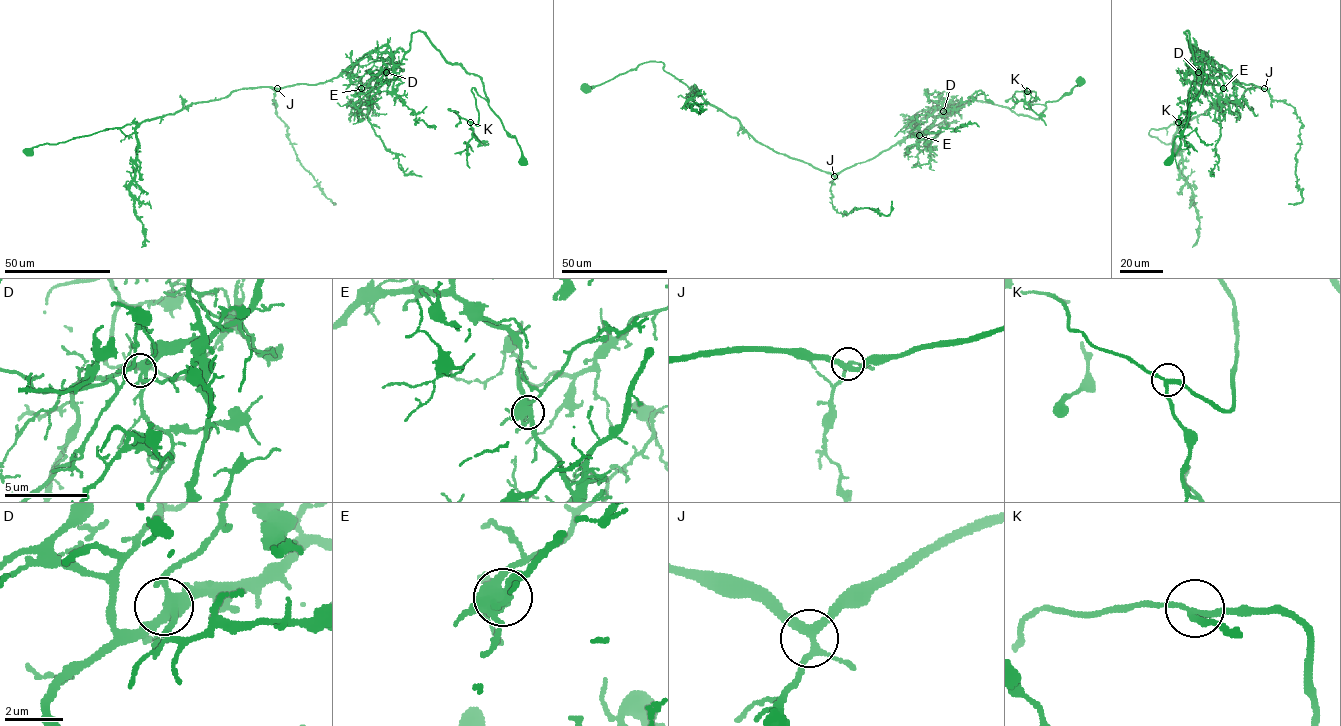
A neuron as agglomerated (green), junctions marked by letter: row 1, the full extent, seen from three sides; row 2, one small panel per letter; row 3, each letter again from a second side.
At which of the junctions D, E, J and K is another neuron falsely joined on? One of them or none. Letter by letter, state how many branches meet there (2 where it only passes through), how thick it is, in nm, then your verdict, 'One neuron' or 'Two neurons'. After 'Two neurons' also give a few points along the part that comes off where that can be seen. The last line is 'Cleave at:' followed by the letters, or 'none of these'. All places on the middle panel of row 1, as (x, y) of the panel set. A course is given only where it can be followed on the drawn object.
D: Branches: 5. Thickness 360 nm. One neuron
E: Branches: 6. Thickness 500 nm. Two neurons. Course of the part to remove: (919, 135), (971, 96), (1037, 118), (1046, 107), (1029, 105), (1035, 92), (1027, 91), (1045, 125)
J: Branches: 4. Thickness 280 nm. One neuron
K: Branches: 3. Thickness 190 nm. One neuron
Cleave at: E

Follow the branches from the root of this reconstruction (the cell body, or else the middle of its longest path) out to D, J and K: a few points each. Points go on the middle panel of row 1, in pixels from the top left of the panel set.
D: (1080, 81), (1068, 94), (1046, 102), (1037, 118), (972, 96), (943, 111)
J: (1080, 81), (1068, 94), (1046, 102), (1037, 118), (970, 96), (966, 103), (953, 106), (938, 124), (834, 176)
K: (1080, 81), (1068, 94), (1044, 105), (1030, 105), (1036, 100), (1036, 93), (1027, 91)

